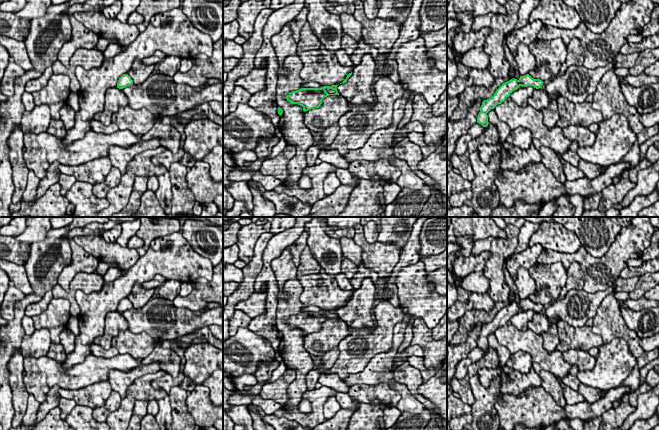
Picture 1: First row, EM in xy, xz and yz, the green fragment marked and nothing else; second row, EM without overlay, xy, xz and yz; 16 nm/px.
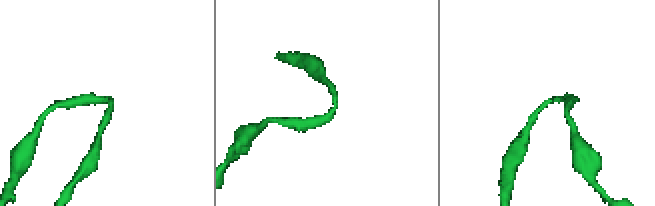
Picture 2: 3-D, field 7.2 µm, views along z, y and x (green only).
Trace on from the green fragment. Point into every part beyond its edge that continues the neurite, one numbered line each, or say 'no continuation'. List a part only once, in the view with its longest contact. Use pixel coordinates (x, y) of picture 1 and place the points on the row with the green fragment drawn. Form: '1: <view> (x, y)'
no continuation

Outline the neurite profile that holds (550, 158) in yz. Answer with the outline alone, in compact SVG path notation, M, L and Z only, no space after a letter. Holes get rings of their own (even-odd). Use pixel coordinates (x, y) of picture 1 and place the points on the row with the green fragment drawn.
M533 138L532 143L534 144L535 148L541 153L542 155L542 163L548 168L556 180L561 183L566 182L566 177L563 172L562 163L559 159L558 154L550 148L542 148L542 144L539 140Z

